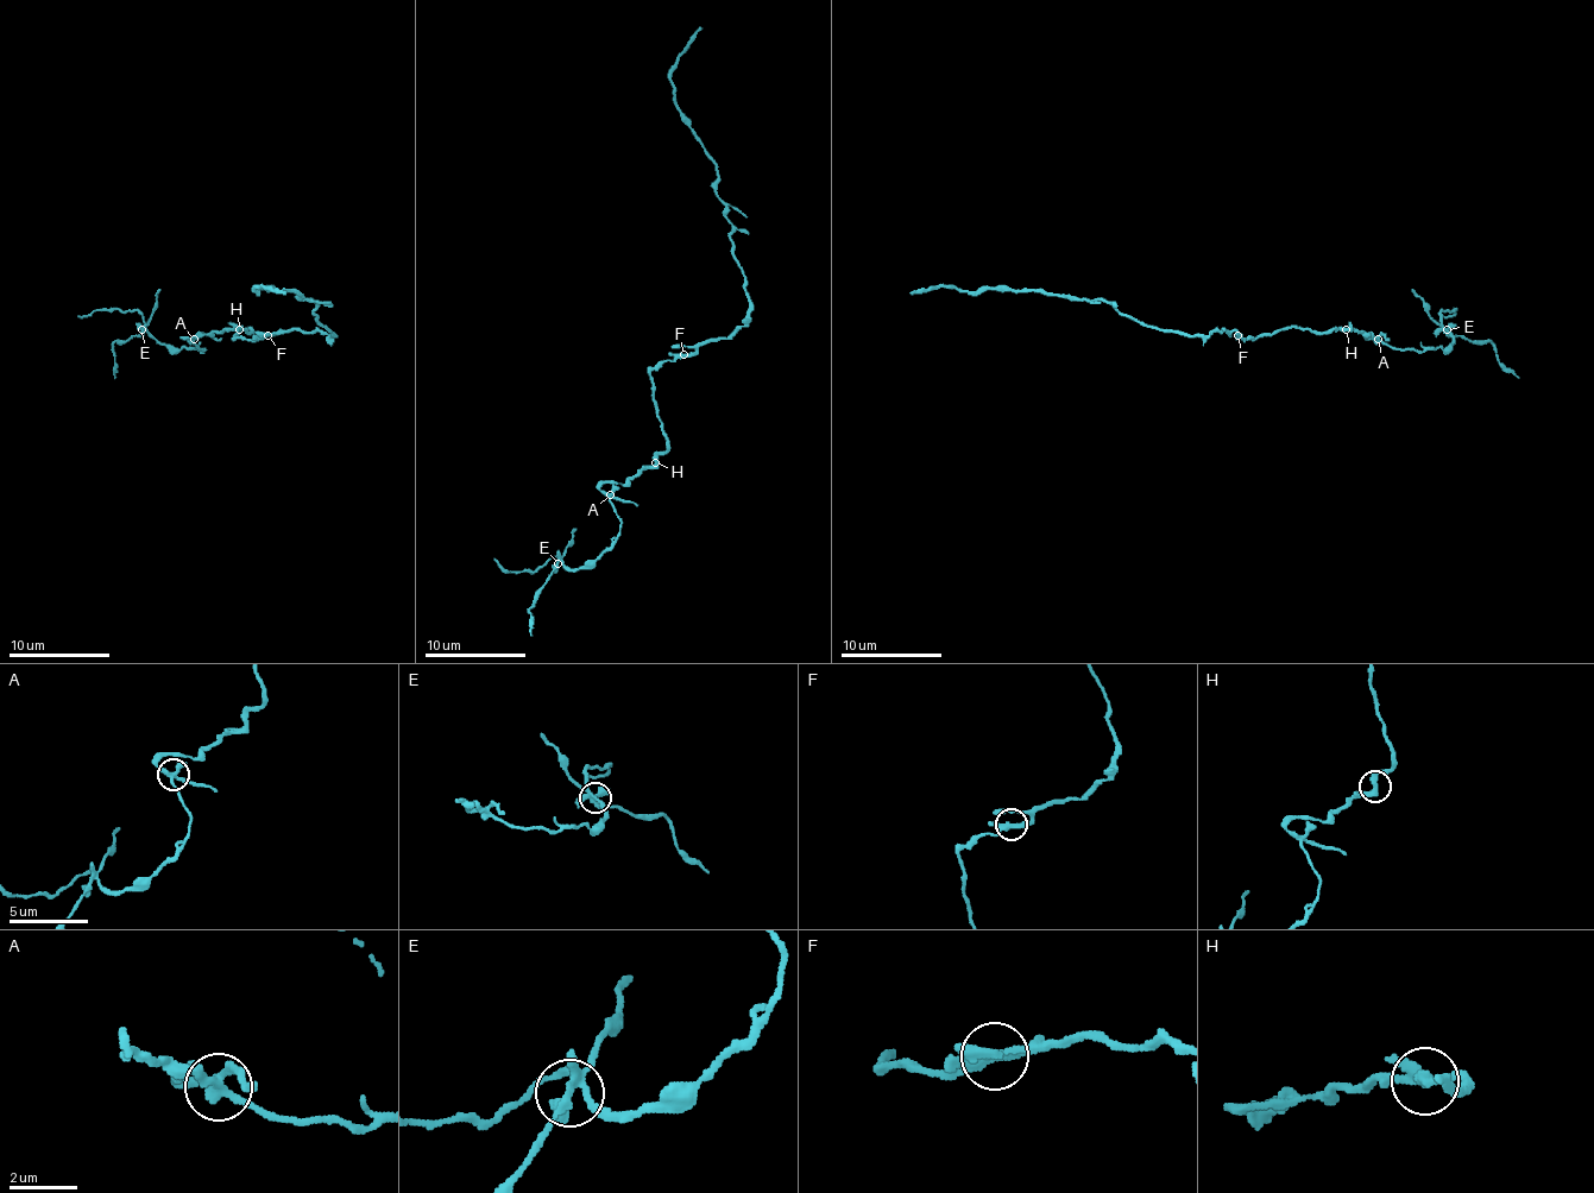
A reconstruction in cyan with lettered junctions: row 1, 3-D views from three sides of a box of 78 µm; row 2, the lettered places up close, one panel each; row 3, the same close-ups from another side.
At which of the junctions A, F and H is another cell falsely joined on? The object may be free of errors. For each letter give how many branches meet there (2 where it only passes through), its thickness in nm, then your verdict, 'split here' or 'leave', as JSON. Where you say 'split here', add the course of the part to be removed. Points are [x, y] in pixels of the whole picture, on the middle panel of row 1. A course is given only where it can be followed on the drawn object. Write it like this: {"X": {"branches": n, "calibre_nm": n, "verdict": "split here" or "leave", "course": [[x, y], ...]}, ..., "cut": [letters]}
{"A": {"branches": 4, "calibre_nm": 300, "verdict": "split here", "course": [[610, 496], [621, 521], [618, 538], [593, 561], [578, 568], [567, 568], [560, 561], [530, 608], [533, 636]]}, "F": {"branches": 3, "calibre_nm": 280, "verdict": "leave"}, "H": {"branches": 3, "calibre_nm": 300, "verdict": "leave"}, "cut": ["A"]}

